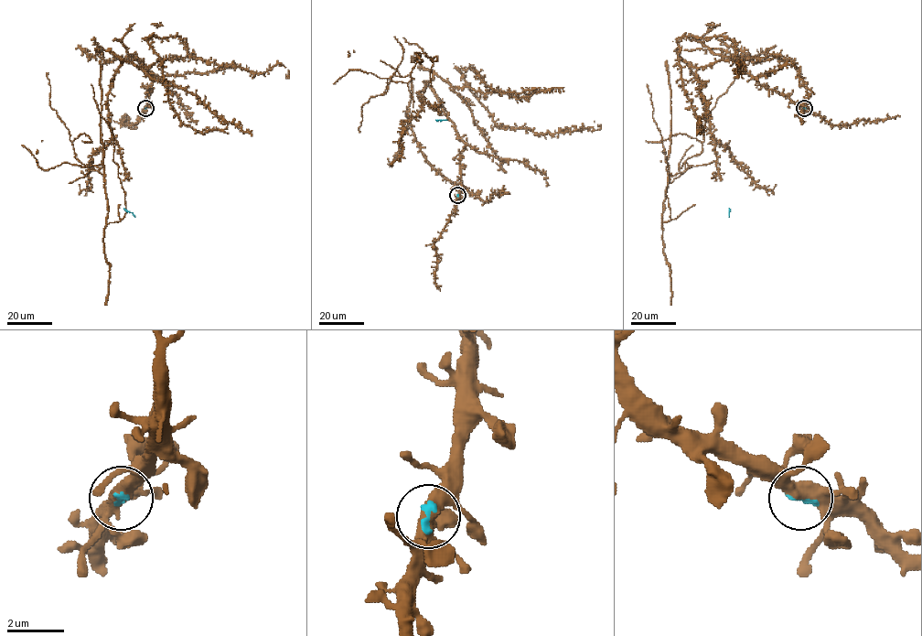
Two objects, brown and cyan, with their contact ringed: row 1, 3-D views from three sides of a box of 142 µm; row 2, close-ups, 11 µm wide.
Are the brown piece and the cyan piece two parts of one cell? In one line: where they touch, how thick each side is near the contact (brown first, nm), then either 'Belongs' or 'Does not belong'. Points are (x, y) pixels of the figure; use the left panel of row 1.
Place: (145, 108). Thickness 420 nm (brown) against 150 nm. Belongs

